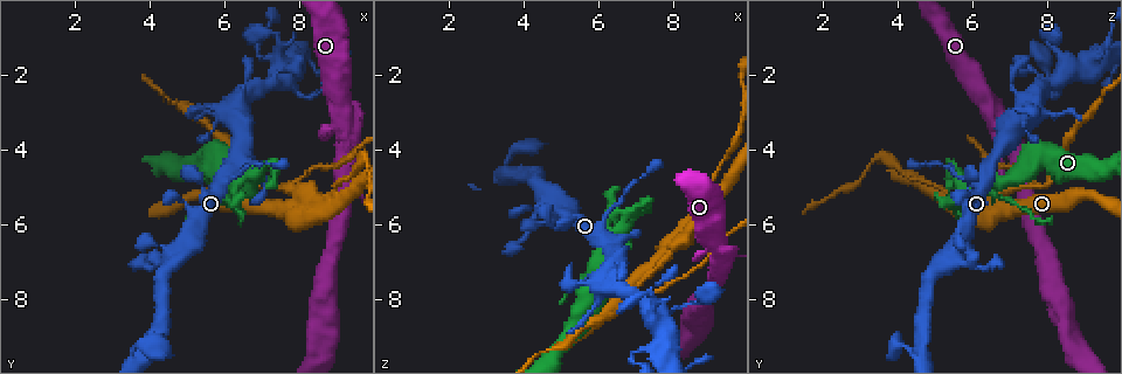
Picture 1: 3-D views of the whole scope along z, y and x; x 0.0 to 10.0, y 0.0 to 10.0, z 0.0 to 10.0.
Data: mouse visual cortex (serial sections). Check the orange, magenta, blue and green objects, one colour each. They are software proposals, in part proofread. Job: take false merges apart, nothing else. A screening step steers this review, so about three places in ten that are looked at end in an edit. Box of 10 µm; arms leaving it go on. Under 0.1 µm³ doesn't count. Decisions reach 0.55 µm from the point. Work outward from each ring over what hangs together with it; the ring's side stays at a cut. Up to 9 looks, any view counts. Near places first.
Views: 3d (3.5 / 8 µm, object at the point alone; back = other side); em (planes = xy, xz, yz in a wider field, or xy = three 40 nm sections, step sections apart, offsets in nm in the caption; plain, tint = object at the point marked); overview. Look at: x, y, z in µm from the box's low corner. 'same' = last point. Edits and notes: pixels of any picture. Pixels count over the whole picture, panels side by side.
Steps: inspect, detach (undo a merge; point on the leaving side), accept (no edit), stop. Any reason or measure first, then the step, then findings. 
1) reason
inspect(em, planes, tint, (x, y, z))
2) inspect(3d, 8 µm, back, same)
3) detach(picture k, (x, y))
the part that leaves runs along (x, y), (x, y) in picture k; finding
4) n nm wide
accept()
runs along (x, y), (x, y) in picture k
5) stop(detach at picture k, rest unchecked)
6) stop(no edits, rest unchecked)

branch point
inspect(3d, 3.5 µm, (6.25, 2.95, 7.45))

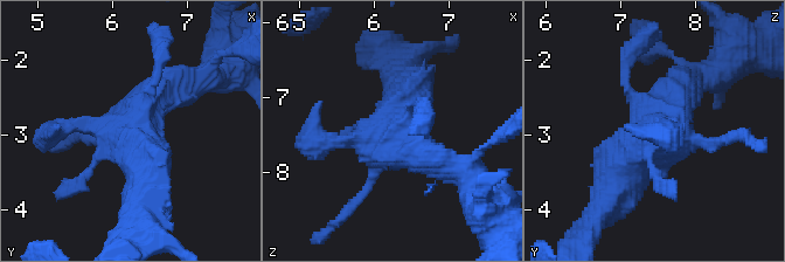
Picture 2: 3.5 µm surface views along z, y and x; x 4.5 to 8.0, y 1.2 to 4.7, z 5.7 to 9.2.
inspect(em, planes, plain, (6.30, 3.00, 7.45))

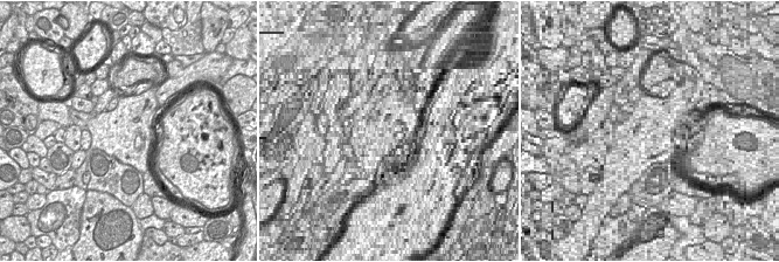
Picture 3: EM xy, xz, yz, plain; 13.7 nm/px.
inspect(em, planes, tint, same)

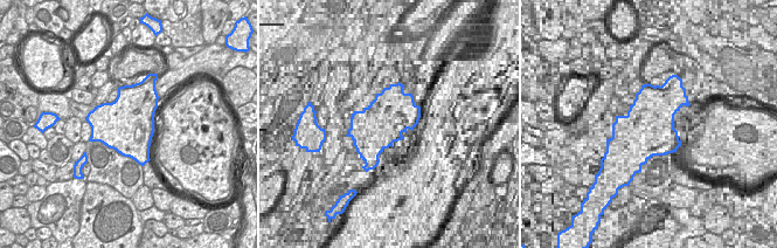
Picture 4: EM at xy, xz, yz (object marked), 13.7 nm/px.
accept()
runs along (610, 195), (660, 112), (687, 88) in picture 2; one cell here

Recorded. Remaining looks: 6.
sharp bend
inspect(3d, 3.5 µm, (7.85, 5.50, 6.75))

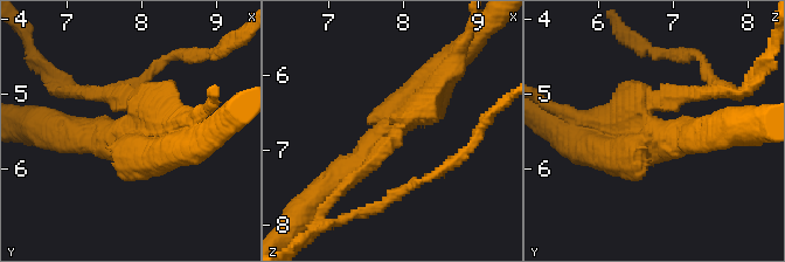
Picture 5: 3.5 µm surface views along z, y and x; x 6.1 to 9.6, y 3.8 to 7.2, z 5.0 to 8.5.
4 arms; arms of 200, 300, 350, 400 nm; need the tissue
inspect(em, xy, step 2, tint, (7.80, 5.55, 6.80))

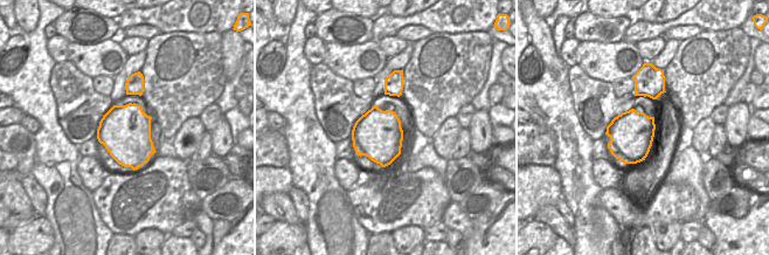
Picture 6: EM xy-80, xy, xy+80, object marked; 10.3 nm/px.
another direction
inspect(em, xy, step 1, tint, same)

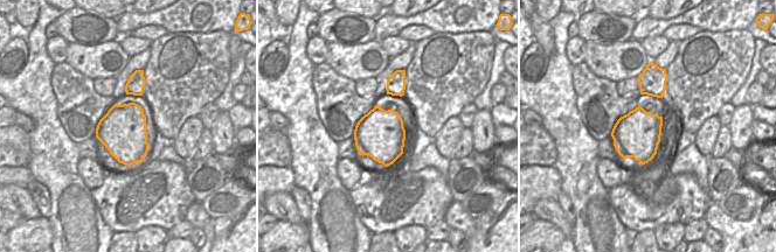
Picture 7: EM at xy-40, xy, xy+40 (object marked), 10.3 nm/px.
detach(picture 5, (416, 112))
the part that leaves runs along (138, 133), (202, 112) in picture 5; two cells meet here

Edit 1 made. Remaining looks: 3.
see it whole again
inspect(overview)

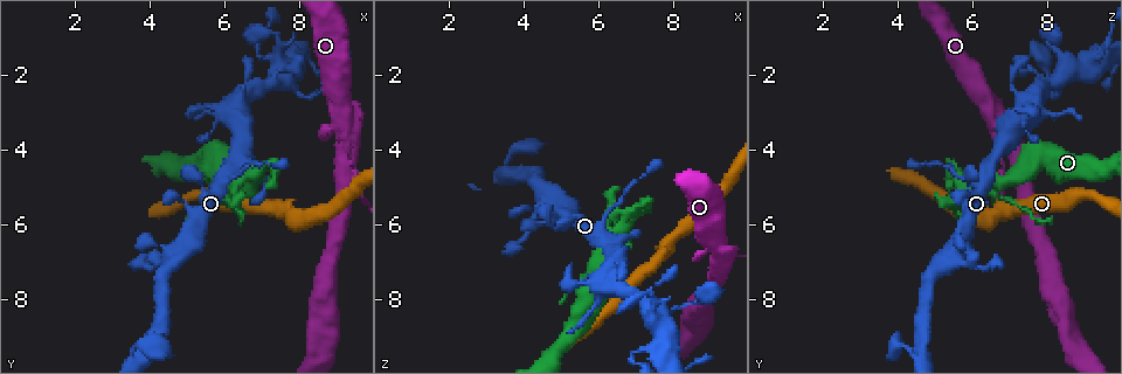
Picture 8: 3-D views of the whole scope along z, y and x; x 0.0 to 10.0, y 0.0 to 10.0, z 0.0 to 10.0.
small branch off a trunk
inspect(3d, 3.5 µm, (7.55, 2.15, 8.35))

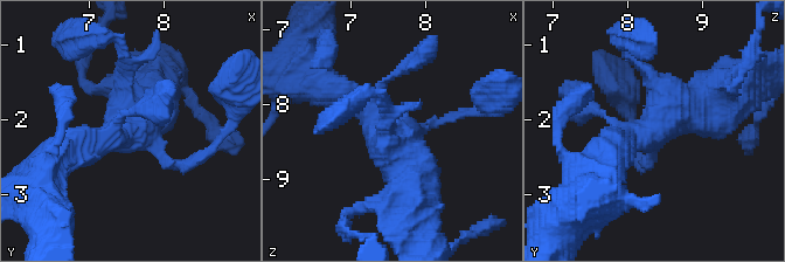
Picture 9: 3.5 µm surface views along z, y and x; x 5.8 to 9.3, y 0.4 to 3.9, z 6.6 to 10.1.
accept()
continuous, no second cell

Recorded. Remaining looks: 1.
stop(detach at picture 5, rest unchecked)

